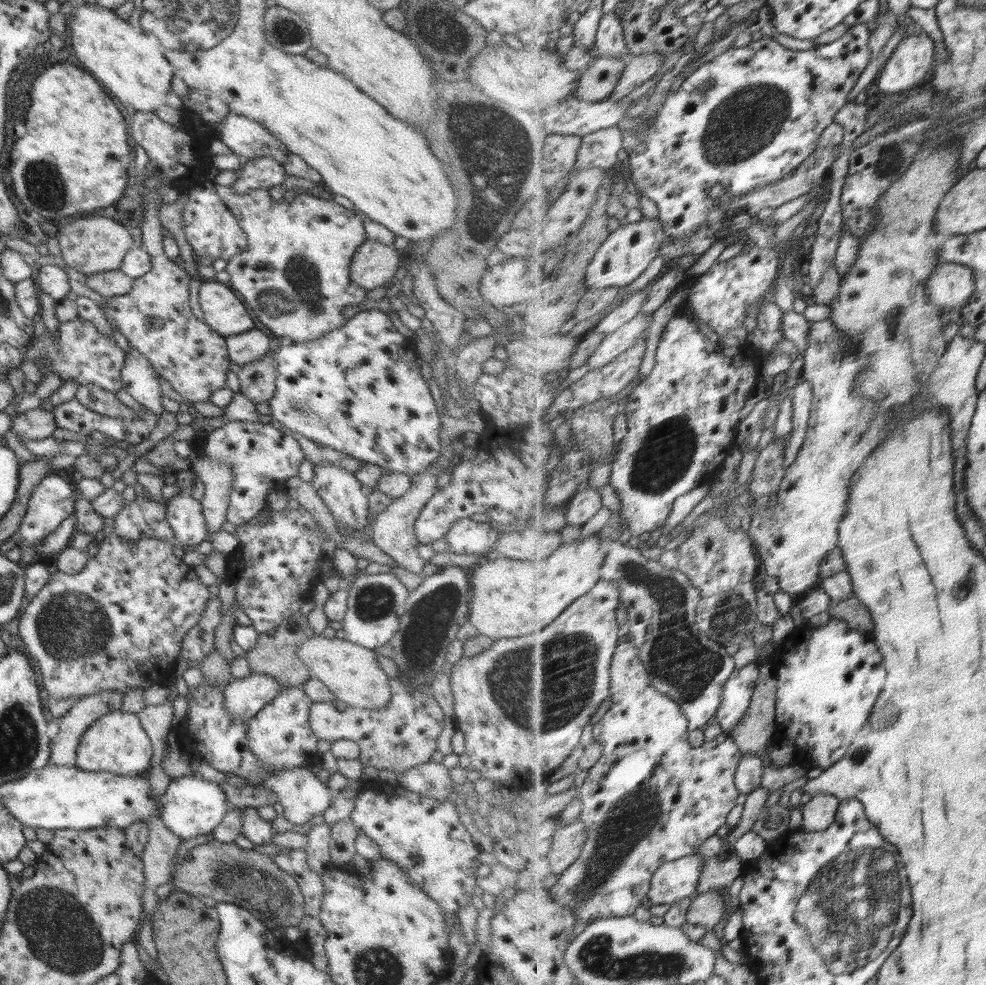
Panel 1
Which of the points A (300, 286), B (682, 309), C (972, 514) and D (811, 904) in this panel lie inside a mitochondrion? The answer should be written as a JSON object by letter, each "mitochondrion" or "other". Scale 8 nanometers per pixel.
{"A":"mitochondrion","B":"other","C":"other","D":"mitochondrion"}

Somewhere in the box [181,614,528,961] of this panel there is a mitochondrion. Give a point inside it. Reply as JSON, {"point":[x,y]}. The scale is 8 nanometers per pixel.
{"point":[252,888]}

